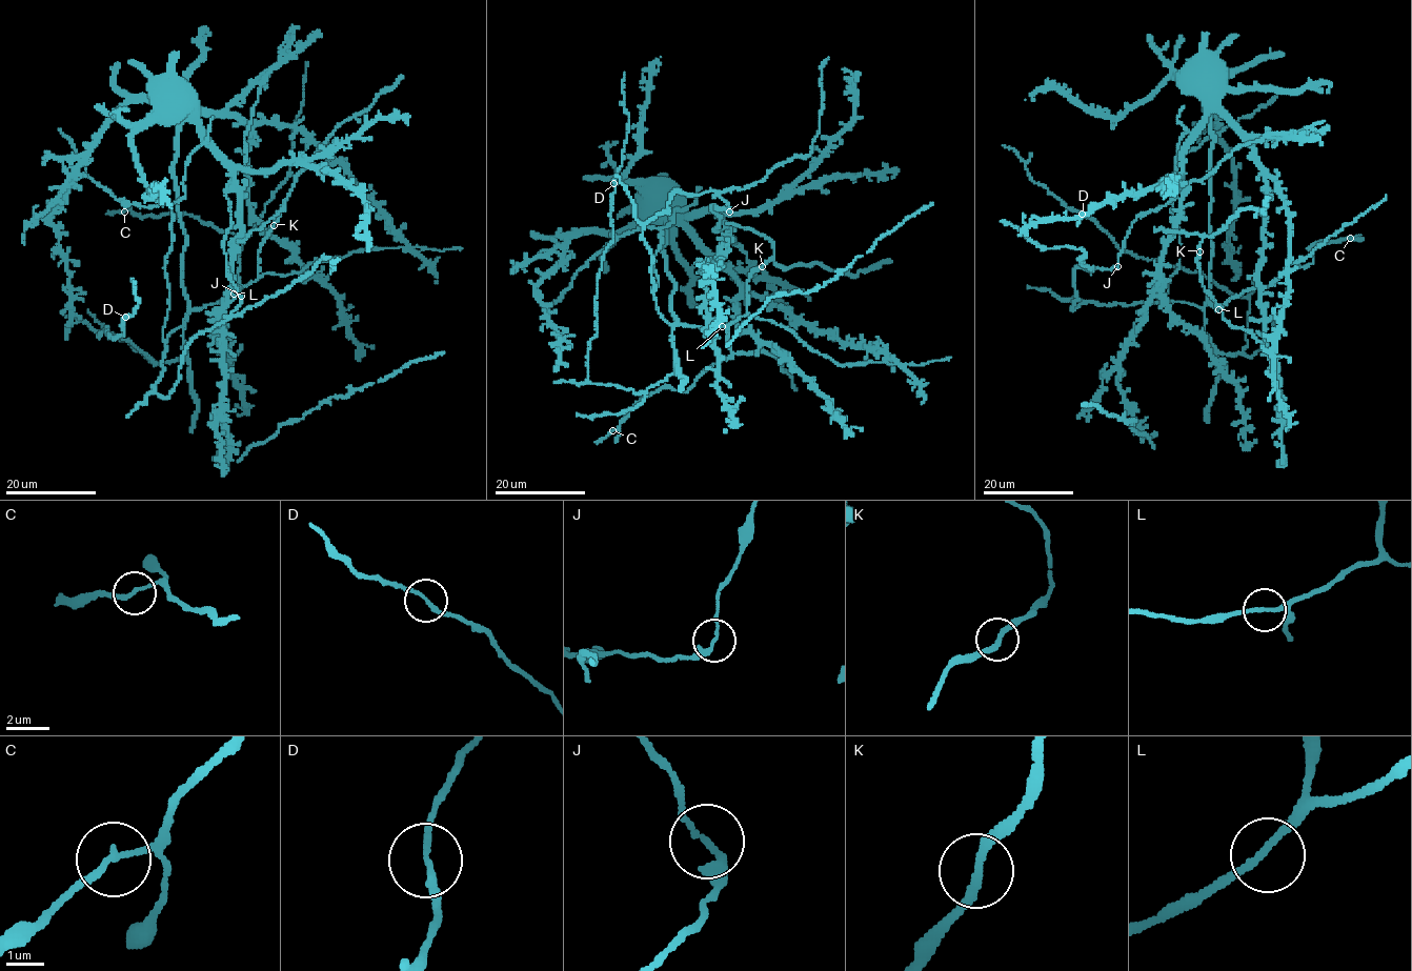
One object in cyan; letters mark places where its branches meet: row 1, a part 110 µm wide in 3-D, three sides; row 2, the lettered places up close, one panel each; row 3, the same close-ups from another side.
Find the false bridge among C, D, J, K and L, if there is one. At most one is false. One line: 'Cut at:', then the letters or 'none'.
Cut at: none

